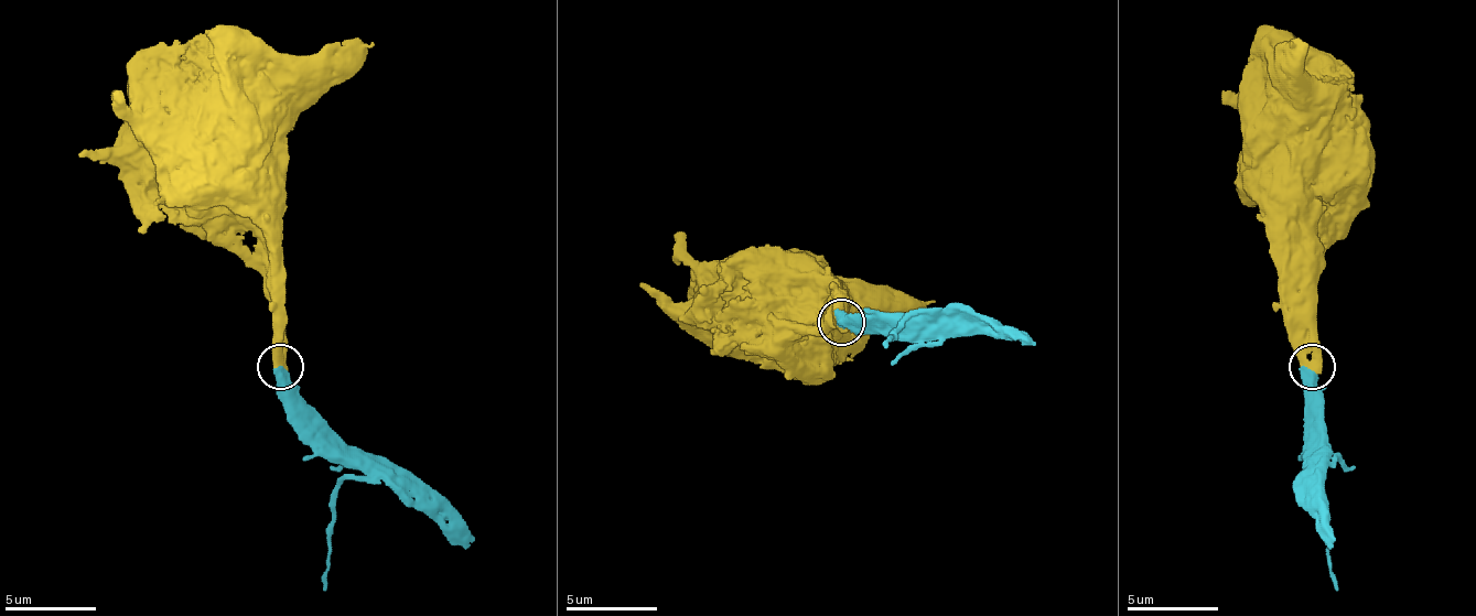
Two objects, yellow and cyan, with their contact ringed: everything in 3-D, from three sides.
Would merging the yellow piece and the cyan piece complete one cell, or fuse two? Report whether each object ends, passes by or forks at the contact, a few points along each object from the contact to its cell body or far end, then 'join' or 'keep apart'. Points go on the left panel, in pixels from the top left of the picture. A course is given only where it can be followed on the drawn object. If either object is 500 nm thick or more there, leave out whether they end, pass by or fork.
course yellow (281, 365), (281, 273), (272, 241), (272, 196), (208, 132), (217, 137); course cyan (281, 365), (281, 384), (349, 452), (386, 461), (469, 548); join

